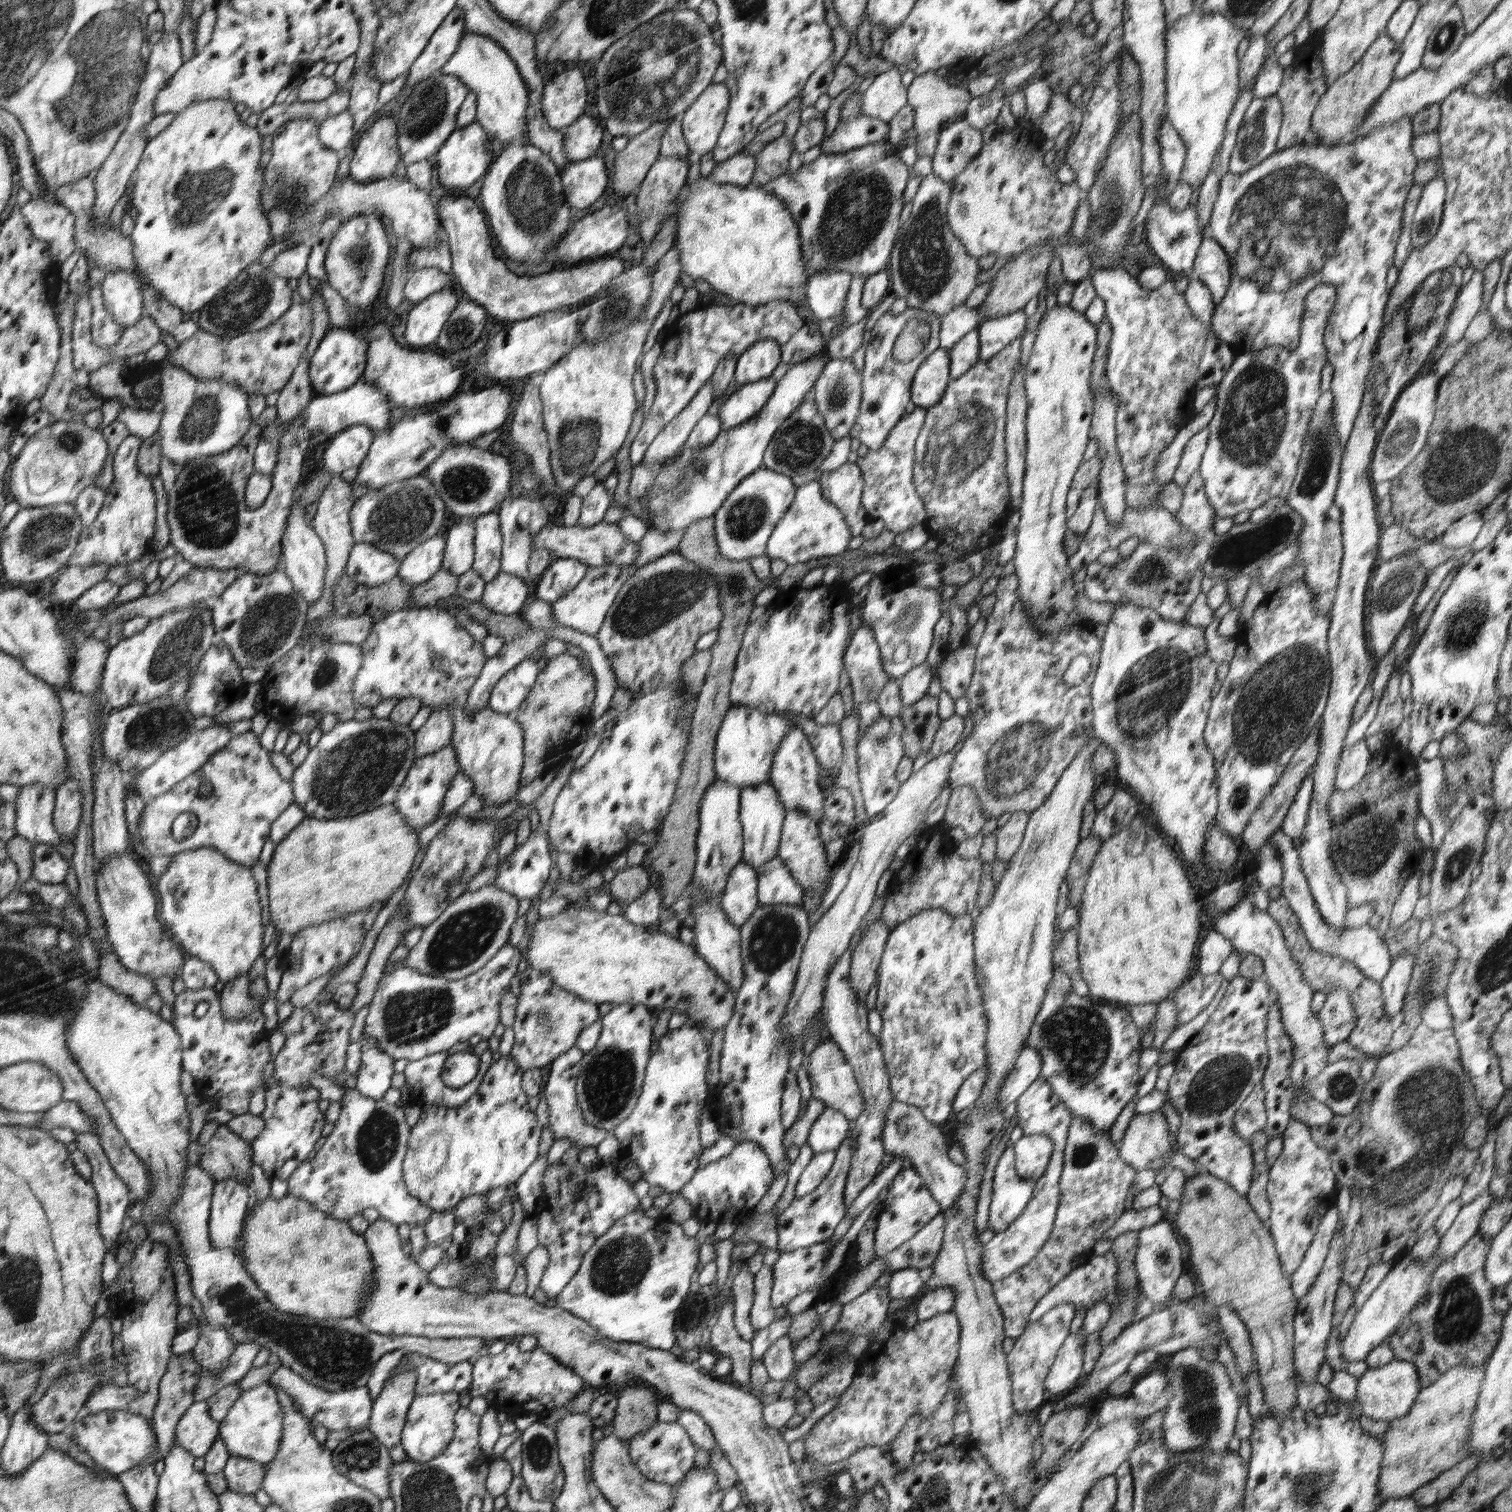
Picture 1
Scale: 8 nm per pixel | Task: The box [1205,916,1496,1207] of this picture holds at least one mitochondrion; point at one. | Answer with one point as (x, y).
(1430, 1105)

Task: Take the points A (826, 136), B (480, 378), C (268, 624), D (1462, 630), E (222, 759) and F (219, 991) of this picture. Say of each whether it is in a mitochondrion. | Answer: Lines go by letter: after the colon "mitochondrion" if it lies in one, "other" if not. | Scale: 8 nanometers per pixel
A: other
B: other
C: mitochondrion
D: mitochondrion
E: other
F: other

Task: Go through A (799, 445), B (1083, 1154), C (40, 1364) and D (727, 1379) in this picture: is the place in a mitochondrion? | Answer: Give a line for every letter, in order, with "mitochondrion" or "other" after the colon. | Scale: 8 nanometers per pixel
A: mitochondrion
B: mitochondrion
C: other
D: other

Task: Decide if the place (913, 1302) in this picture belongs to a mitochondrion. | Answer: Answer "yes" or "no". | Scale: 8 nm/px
no

